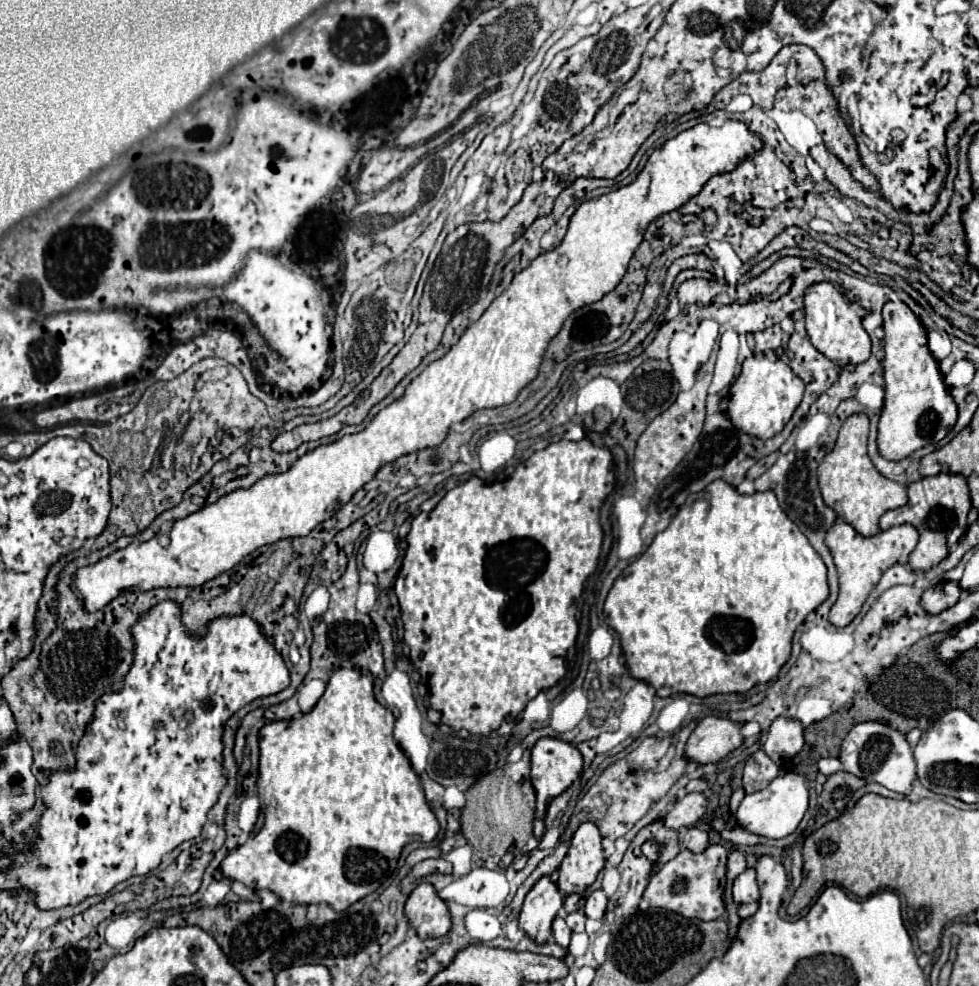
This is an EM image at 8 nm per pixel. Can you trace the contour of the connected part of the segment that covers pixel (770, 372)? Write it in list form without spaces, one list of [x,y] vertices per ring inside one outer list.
[[[750,357],[742,363],[742,371],[730,387],[728,417],[736,429],[758,439],[770,439],[778,435],[790,421],[794,409],[802,401],[802,395],[804,381],[788,367],[788,363],[784,363],[782,359],[770,361],[766,357]]]

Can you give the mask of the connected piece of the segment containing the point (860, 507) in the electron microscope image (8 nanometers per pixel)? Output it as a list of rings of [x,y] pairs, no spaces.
[[[856,413],[844,419],[834,449],[822,459],[818,467],[818,485],[824,503],[832,507],[836,515],[846,523],[850,523],[860,535],[870,537],[880,533],[878,519],[886,511],[902,507],[908,501],[908,495],[904,485],[890,481],[876,471],[866,453],[866,441],[868,441],[868,415]]]

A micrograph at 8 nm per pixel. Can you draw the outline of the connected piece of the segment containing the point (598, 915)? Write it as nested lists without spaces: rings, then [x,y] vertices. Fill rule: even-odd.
[[[598,889],[598,891],[588,895],[586,905],[584,905],[584,913],[590,919],[602,919],[604,913],[606,913],[606,905],[608,905],[608,897],[606,897],[606,893],[602,889]]]

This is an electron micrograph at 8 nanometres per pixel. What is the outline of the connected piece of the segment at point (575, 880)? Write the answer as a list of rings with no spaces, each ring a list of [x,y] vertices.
[[[582,823],[572,837],[570,849],[558,867],[558,889],[566,895],[584,893],[604,867],[602,835],[594,823]]]

